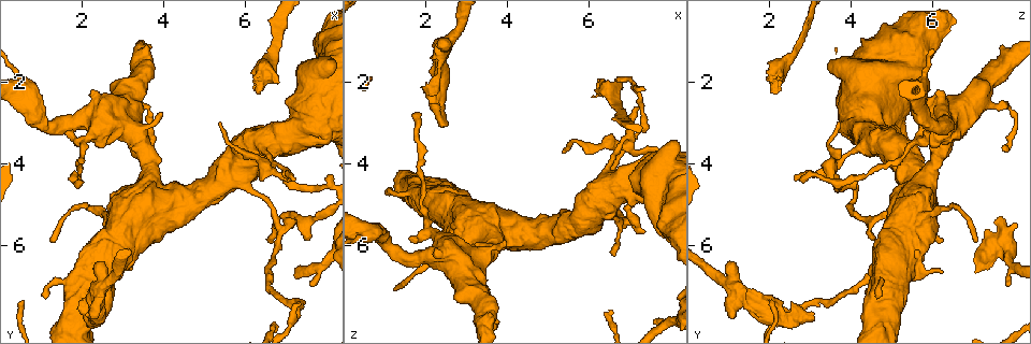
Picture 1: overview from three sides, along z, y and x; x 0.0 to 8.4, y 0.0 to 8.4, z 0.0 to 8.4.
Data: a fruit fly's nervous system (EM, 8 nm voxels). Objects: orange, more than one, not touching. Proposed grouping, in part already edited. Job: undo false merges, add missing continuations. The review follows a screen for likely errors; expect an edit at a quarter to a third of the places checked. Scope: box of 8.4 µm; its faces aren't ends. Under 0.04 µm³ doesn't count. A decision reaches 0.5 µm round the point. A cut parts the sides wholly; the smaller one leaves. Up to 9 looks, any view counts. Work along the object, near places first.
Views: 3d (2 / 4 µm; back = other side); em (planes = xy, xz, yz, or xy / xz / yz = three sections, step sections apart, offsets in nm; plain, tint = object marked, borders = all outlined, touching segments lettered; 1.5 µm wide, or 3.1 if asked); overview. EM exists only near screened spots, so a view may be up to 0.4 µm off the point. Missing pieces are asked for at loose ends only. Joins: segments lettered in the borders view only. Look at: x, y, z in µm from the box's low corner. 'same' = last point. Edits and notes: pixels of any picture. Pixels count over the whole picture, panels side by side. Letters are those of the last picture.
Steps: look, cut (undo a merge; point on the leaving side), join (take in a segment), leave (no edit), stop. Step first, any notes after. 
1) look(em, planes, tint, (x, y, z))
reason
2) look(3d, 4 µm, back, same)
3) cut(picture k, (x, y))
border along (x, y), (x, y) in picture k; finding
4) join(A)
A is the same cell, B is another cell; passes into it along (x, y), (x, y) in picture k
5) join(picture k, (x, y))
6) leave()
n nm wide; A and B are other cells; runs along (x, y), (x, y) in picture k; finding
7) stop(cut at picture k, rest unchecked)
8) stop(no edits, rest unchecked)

look(3d, 4 µm, (6.80, 2.00, 2.05))
stops while still wide

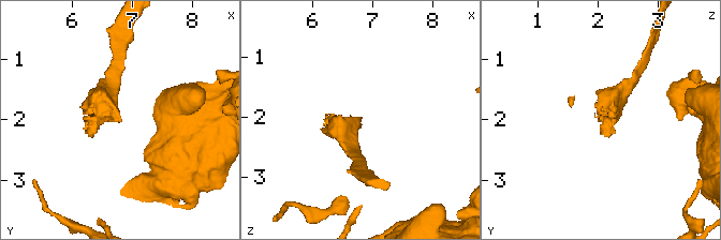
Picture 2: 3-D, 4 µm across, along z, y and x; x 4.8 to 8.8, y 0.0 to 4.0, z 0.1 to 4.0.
look(em, xz, step 4, borders, (6.80, 2.00, 2.00))
arms of 200, 340 nm; need the tissue

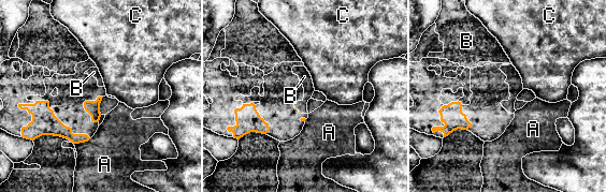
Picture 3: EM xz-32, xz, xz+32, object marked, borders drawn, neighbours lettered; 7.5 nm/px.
look(em, planes, borders, same)
another direction

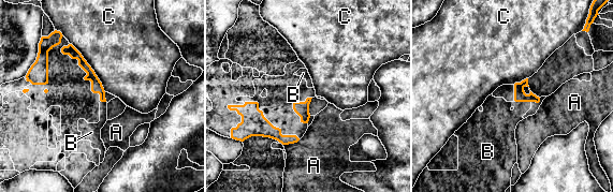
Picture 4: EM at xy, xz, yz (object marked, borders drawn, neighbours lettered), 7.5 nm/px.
join(picture 4, (497, 122))
B is the same cell, A and C are other cells; it goes on there

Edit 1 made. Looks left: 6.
look(overview)
redraw

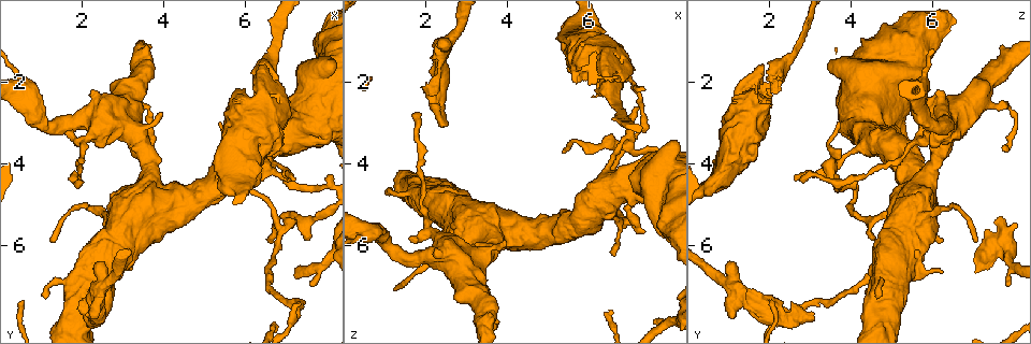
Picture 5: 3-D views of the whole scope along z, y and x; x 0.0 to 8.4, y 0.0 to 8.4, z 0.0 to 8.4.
look(em, planes, borders, (6.65, 5.95, 6.15))
branch stops here

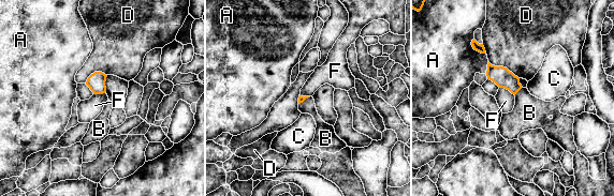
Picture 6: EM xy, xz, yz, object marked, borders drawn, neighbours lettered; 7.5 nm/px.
leave()
D touches over 260 nm; A, B, C, D and F are other cells; border along (499, 87), (508, 89), (514, 95) in picture 6; none of them fits

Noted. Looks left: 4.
look(3d, 2 µm, (6.35, 4.40, 3.50))
an open end

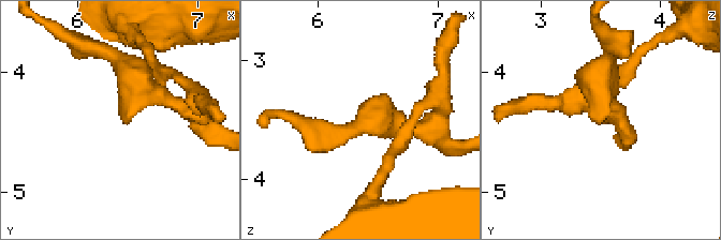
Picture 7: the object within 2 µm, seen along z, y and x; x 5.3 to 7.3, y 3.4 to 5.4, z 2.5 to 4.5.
look(em, xz, step 8, tint, (6.36, 4.40, 3.52))

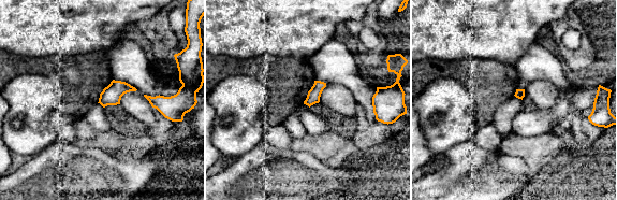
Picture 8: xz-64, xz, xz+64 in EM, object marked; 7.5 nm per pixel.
look(em, planes, borders, same)
another direction

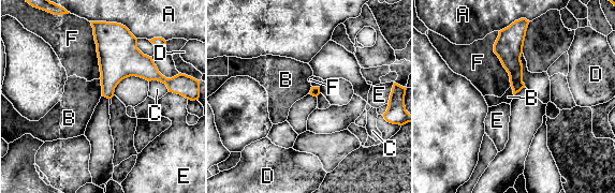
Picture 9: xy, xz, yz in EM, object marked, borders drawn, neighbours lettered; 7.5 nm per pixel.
leave()
A, B, C, D, E and F are other cells; border along (100, 78), (102, 94) in picture 9; none of them fits

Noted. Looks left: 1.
stop(join at picture 4, rest unchecked)

